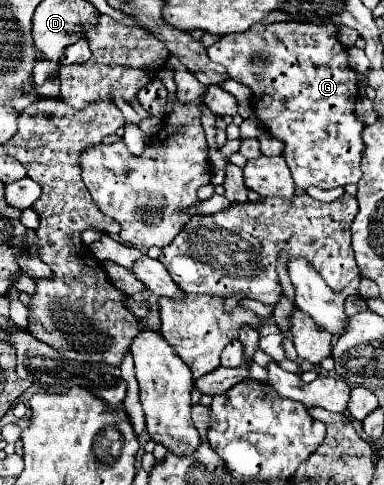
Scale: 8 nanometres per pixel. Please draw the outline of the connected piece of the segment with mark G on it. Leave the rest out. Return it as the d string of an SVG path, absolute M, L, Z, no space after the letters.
M258 23L250 27L250 31L220 37L218 43L208 47L208 57L214 63L220 63L230 79L236 79L252 89L254 113L260 117L266 131L284 143L282 157L286 159L294 183L300 189L334 189L360 181L360 159L364 151L360 133L364 125L354 115L358 81L354 69L348 65L346 49L338 41L338 27L312 23Z

